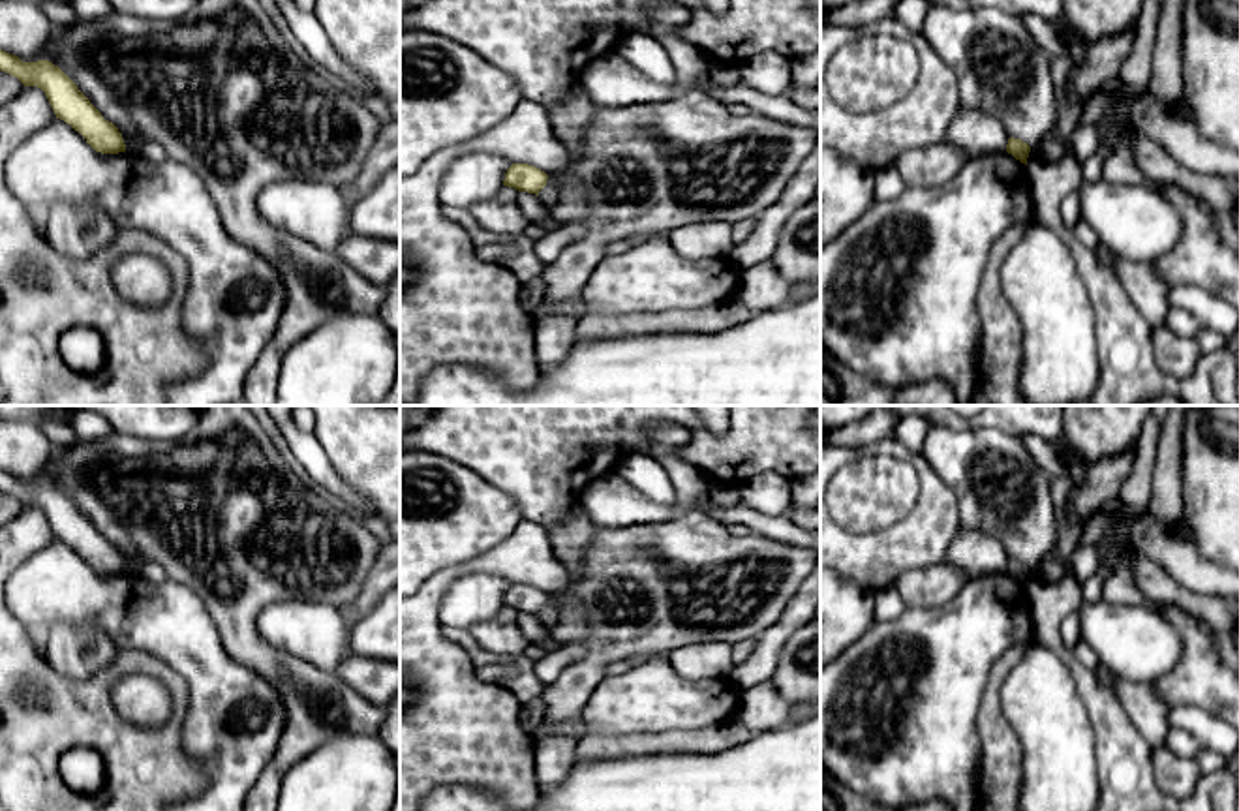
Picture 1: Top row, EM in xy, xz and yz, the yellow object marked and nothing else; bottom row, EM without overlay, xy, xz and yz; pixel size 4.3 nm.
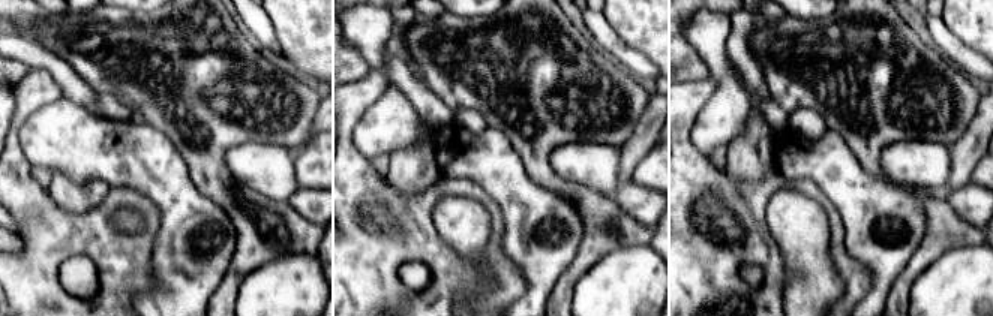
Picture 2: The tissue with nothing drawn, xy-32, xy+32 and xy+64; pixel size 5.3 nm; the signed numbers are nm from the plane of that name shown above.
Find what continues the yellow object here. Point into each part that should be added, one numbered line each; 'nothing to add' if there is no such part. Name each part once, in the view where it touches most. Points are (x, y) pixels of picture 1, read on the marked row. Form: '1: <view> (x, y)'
nothing to add

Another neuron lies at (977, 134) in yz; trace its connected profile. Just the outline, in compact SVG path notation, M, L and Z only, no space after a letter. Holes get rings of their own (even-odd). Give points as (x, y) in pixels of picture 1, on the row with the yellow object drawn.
M959 107L942 141L974 158L1006 152L1008 139L997 116Z

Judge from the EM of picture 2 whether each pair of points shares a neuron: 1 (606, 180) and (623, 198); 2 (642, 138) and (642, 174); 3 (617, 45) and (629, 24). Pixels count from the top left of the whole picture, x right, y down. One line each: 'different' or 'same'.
1: different
2: different
3: different

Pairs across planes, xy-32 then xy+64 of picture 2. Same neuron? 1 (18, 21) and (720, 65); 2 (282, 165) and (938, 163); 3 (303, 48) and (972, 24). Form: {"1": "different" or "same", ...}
{"1": "same", "2": "same", "3": "same"}

